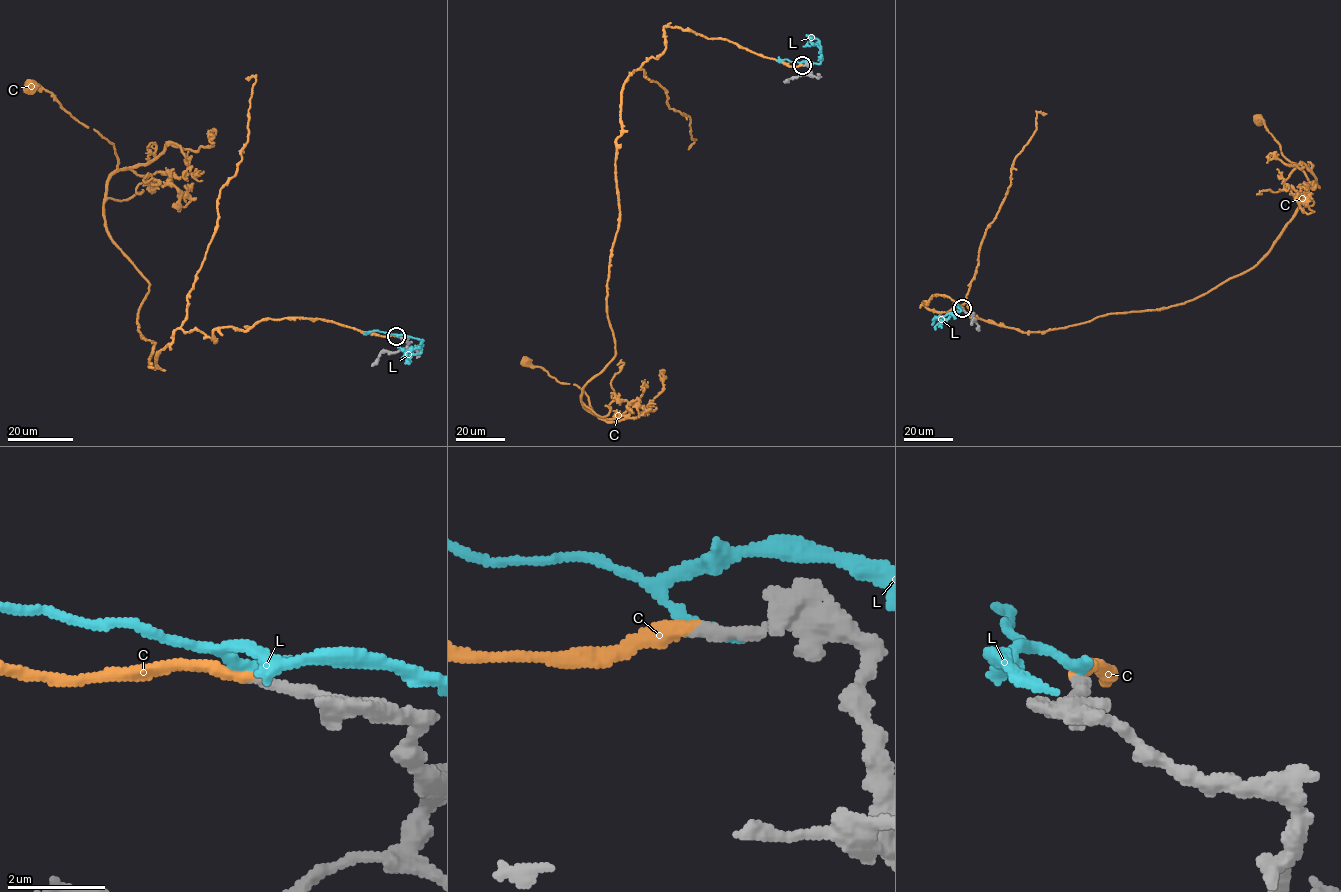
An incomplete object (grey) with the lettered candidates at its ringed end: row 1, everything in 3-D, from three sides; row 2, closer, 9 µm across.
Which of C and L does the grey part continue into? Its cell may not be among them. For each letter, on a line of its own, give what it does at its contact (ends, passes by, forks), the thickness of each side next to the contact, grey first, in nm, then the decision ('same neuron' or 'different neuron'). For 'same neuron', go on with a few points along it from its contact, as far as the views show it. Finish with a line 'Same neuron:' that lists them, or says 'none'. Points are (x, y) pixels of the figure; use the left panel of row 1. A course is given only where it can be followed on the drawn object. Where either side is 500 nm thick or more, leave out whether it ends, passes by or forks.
C: it ends; calibres 240 and 240 nm; same neuron; course (396, 336), (177, 329), (151, 367), (149, 282), (103, 215), (114, 145), (30, 86)
L: it ends; calibres 240 and 320 nm; different neuron
Same neuron: C

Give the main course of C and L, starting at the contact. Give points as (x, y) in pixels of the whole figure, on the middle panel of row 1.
C: (802, 65), (664, 27), (665, 51), (621, 93), (615, 356), (584, 386), (591, 411), (526, 362)
L: (802, 65), (804, 61), (820, 63), (821, 59), (820, 46), (812, 43), (803, 46)

